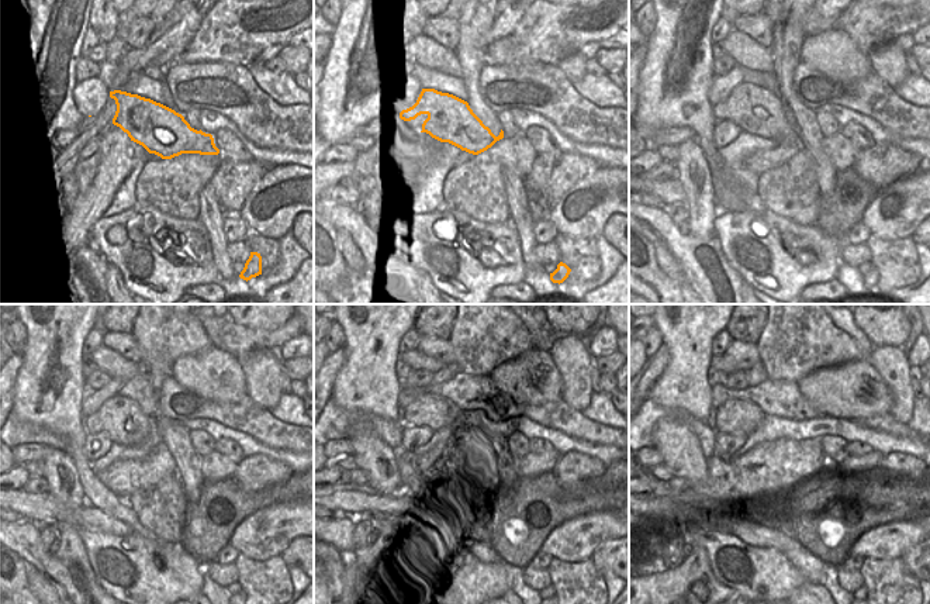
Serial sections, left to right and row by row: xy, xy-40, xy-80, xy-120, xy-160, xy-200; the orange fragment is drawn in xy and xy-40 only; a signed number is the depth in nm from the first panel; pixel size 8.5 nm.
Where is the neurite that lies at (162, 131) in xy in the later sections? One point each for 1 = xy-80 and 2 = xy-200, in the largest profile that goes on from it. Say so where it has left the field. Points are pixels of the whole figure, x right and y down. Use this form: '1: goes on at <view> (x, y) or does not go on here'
1: goes on at xy-80 (763, 114)
2: goes on at xy-200 (735, 414)

